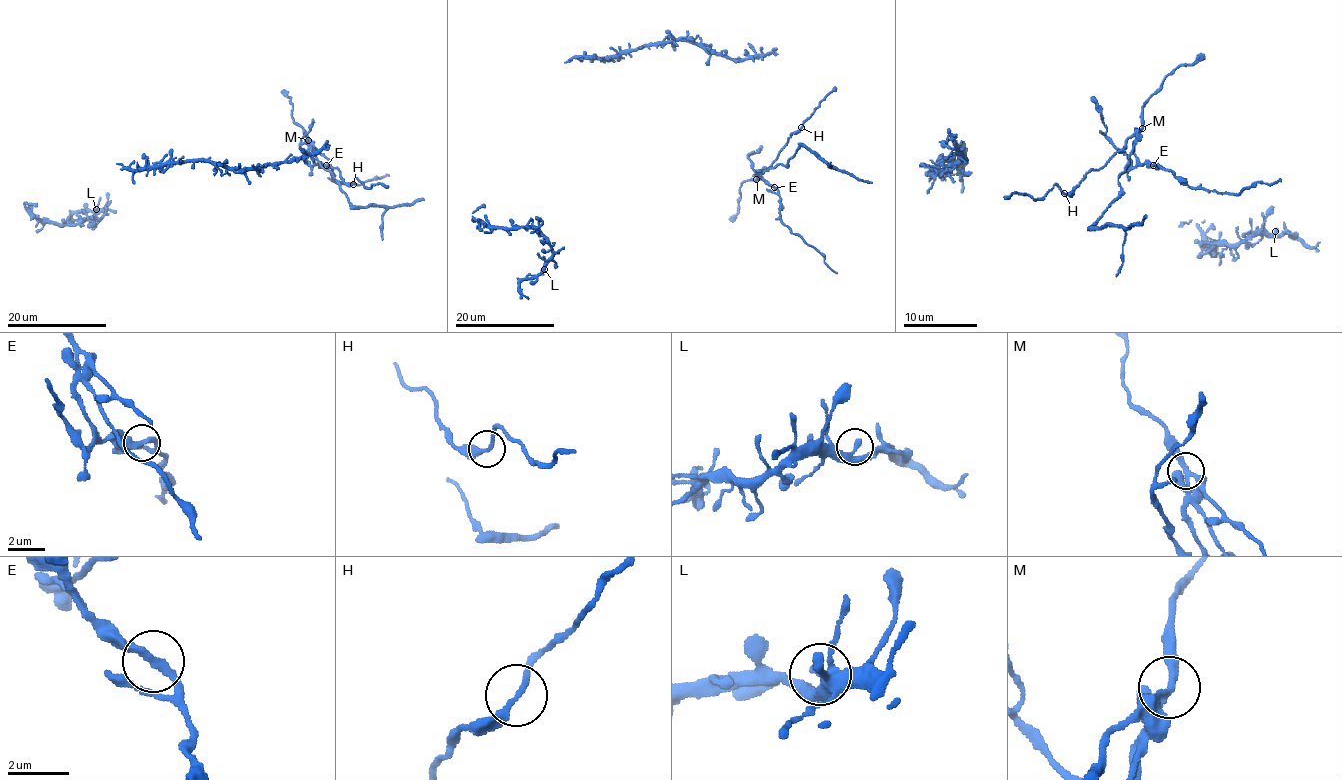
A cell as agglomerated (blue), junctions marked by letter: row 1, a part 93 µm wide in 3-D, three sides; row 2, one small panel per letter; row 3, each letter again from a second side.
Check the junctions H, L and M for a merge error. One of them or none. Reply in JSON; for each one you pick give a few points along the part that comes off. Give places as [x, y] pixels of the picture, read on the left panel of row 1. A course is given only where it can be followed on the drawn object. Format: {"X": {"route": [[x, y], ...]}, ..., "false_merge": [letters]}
{"M": {"route": [[309, 140], [316, 160], [331, 173], [353, 206], [392, 207], [424, 199]]}, "false_merge": ["M"]}

